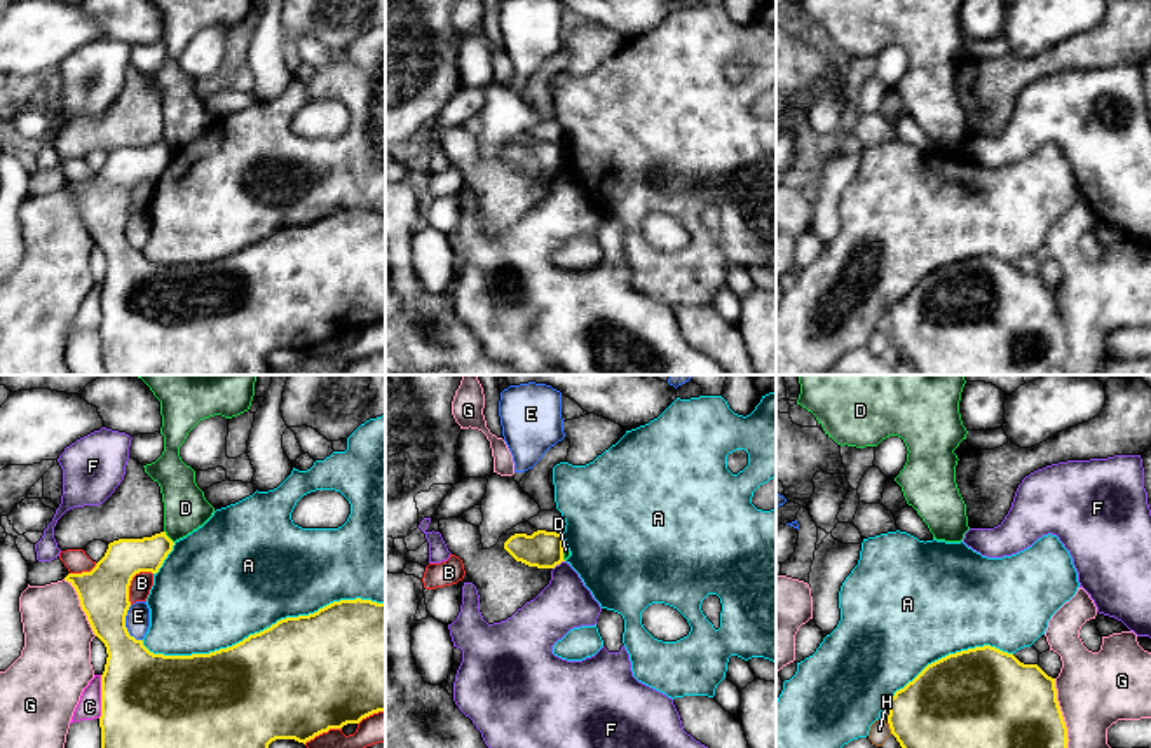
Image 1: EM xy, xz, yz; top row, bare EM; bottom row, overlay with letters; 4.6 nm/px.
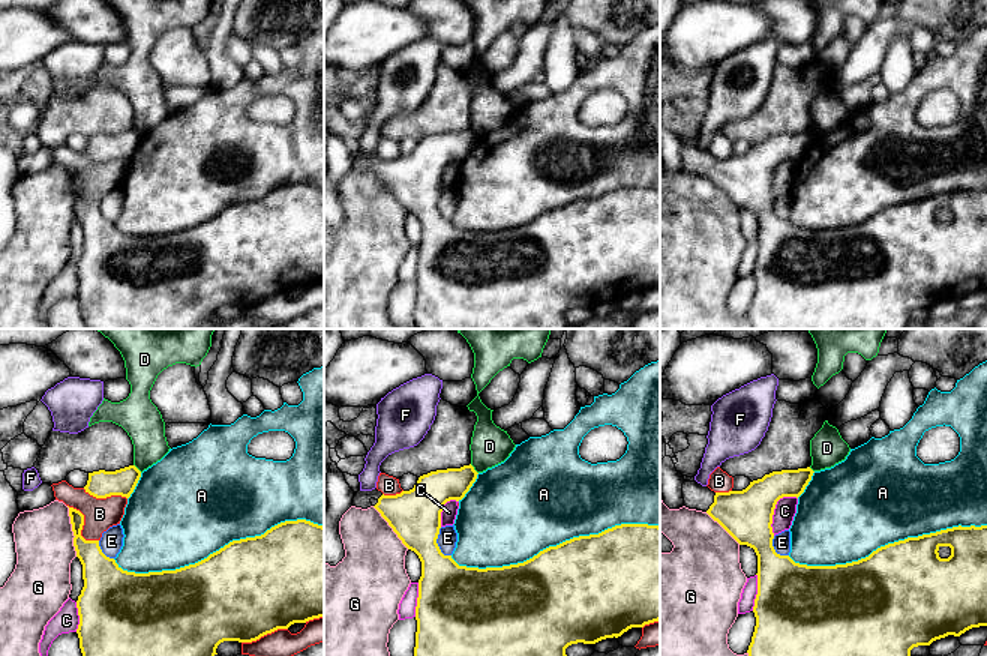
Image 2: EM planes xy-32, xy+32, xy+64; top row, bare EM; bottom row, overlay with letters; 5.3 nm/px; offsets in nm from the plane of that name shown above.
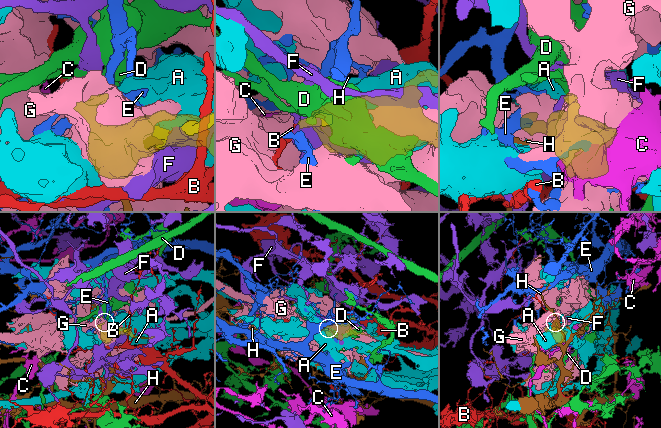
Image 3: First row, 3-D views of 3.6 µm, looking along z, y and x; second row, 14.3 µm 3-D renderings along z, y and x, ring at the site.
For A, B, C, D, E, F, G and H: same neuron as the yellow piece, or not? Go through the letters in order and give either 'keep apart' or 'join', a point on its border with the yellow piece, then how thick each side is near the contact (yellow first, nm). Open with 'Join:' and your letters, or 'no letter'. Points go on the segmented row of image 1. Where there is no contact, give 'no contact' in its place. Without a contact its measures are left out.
Join: no letter
A: keep apart | xy (264, 630) | 500/500 nm
B: keep apart | xy (129, 583) | 240/100 nm
C: keep apart | xy (102, 696) | 440/110 nm
D: keep apart | xy (168, 537) | 180/200 nm
E: keep apart | xy (124, 626) | 300/110 nm
F: keep apart | xz (558, 564) | 180/240 nm
G: keep apart | yz (1061, 714) | 400/360 nm
H: keep apart | yz (890, 727) | 360/100 nm

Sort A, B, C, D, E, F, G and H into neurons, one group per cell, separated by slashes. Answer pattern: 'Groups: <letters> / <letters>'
Groups: A / B / C / D / E / F / G / H

